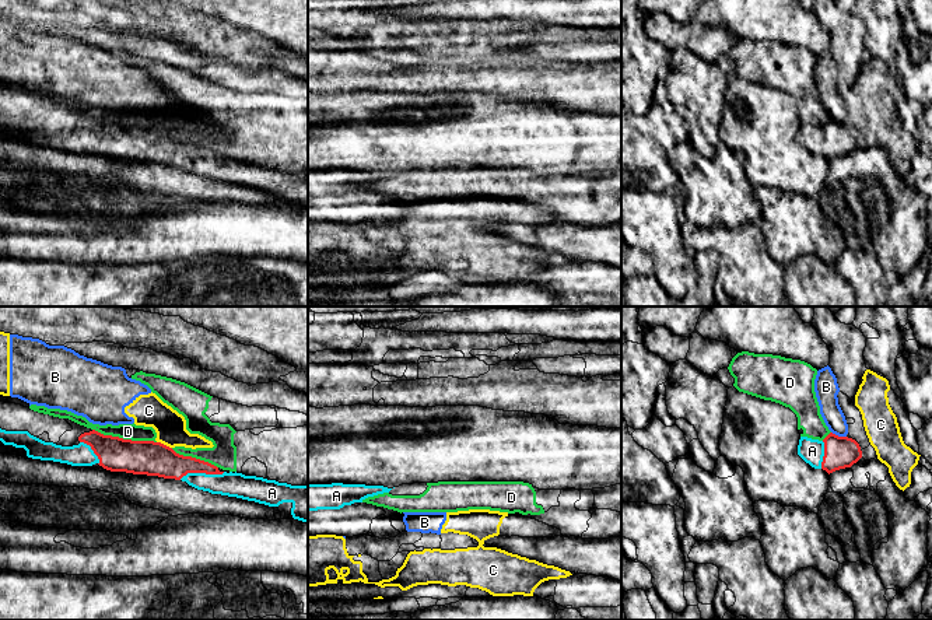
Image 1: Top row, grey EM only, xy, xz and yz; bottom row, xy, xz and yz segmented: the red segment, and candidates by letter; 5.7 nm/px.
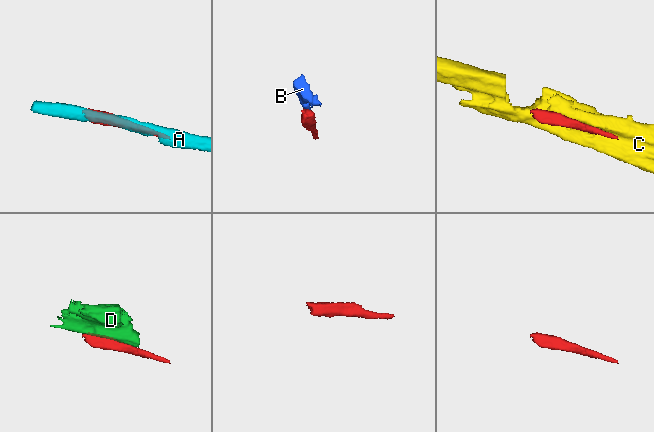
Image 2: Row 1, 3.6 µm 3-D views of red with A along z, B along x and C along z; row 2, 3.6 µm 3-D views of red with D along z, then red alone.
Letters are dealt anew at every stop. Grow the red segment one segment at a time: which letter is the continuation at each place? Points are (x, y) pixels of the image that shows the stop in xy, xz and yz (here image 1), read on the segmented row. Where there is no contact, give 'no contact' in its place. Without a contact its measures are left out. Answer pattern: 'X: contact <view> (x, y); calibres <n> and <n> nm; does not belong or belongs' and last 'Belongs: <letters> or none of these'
A: contact xy (202, 472); calibres 180 and 140 nm; belongs
B: contact yz (837, 435); calibres 190 and 120 nm; does not belong
C: contact xy (163, 444); calibres 200 and 190 nm; does not belong
D: contact xy (125, 440); calibres 200 and 100 nm; does not belong
Belongs: A

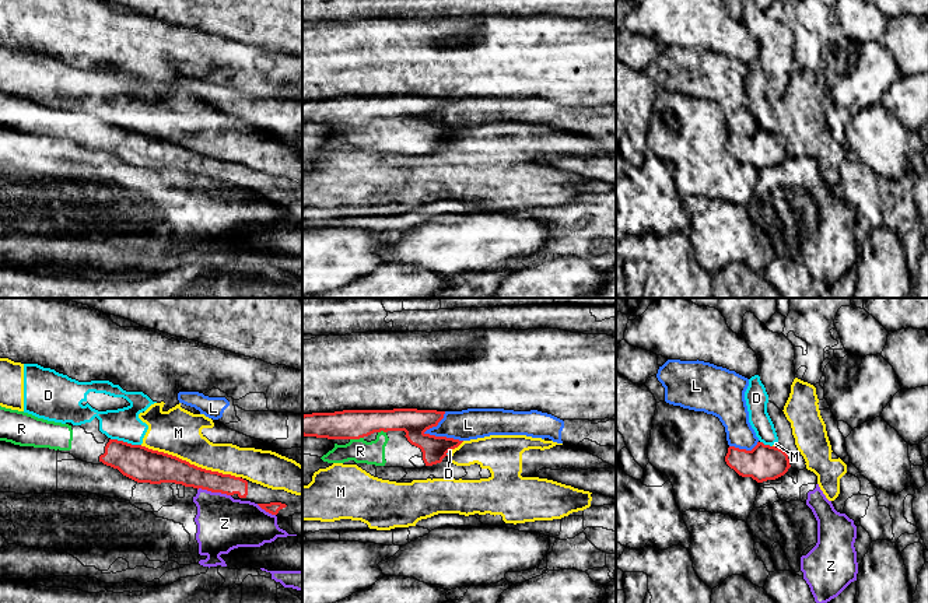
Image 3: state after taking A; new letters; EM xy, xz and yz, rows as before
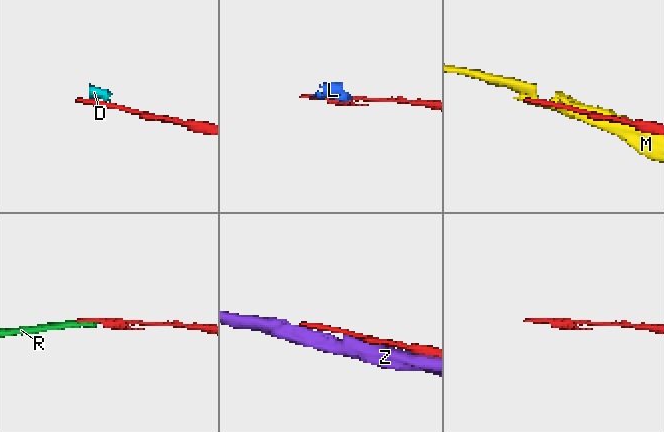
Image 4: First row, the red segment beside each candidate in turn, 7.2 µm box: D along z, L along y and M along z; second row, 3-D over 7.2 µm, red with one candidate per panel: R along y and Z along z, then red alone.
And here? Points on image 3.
D: contact xy (126, 442); calibres 200 and 190 nm; does not belong
L: contact xz (443, 437); calibres 160 and 180 nm; does not belong
M: contact xy (189, 463); calibres 190 and 260 nm; does not belong
R: contact xz (356, 438); calibres 180 and 140 nm; belongs
Z: contact xy (214, 491); calibres 140 and 300 nm; does not belong
Belongs: R

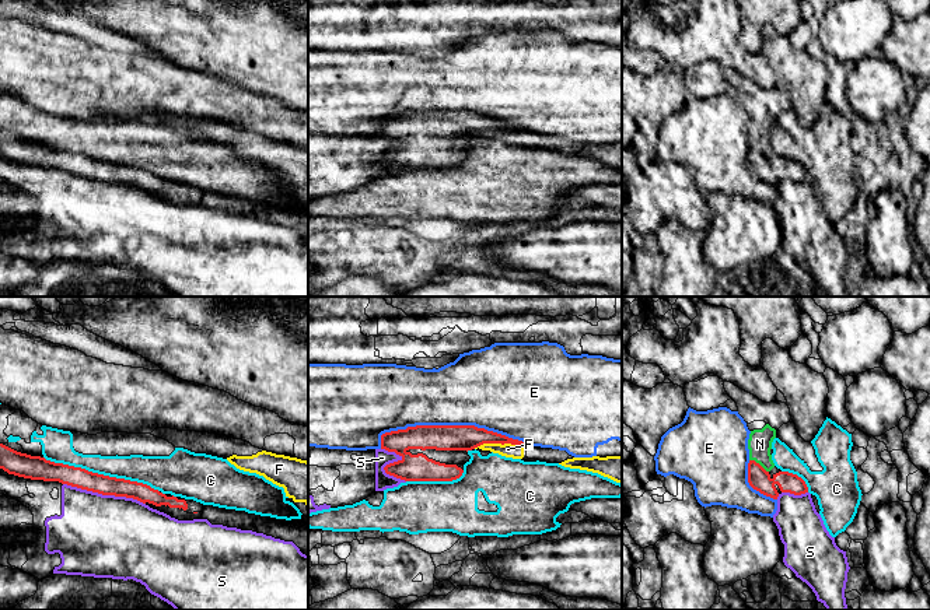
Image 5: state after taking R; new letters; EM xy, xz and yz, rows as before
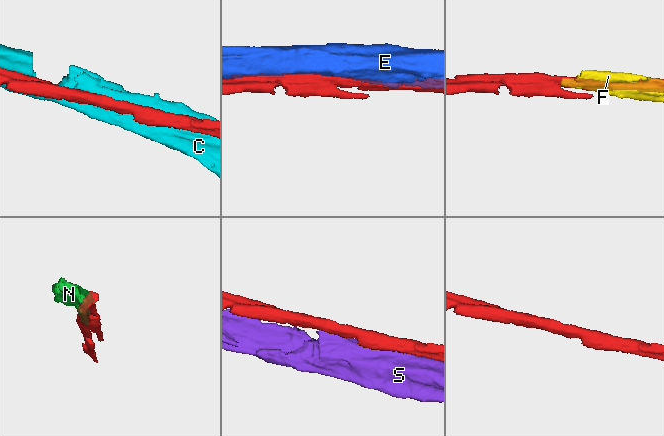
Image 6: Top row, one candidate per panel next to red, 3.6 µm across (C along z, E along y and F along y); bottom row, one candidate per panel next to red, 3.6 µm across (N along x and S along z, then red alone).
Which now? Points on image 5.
C: contact xy (101, 474); calibres 120 and 160 nm; does not belong
E: contact xz (454, 426); calibres 140 and 420 nm; does not belong
F: contact xz (497, 442); calibres 140 and 80 nm; does not belong
N: contact yz (758, 463); calibres 120 and 140 nm; does not belong
S: contact xy (104, 494); calibres 120 and 480 nm; does not belong
Belongs: none of these

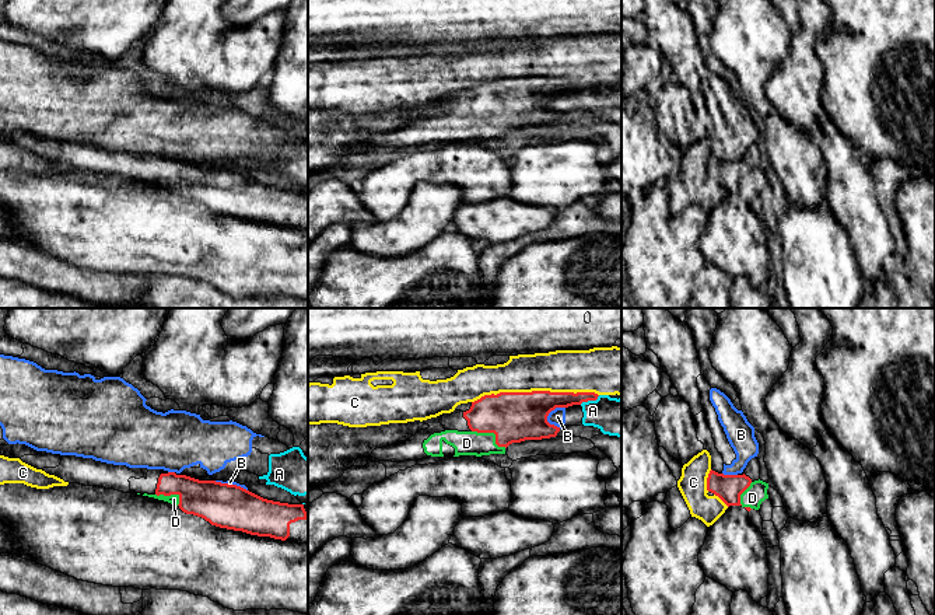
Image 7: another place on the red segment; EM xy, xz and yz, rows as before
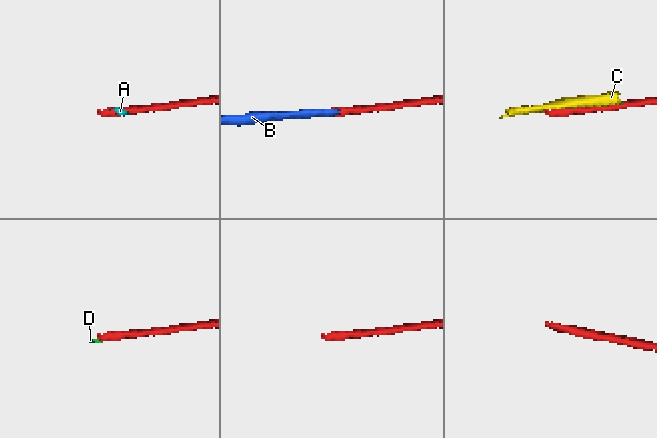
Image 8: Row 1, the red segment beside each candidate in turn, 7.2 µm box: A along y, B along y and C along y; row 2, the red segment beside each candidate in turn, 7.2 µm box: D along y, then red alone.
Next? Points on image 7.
A: contact xz (589, 399); calibres 120 and 220 nm; does not belong
B: contact xz (553, 409); calibres 280 and 90 nm; does not belong
C: contact xz (535, 391); calibres 280 and 240 nm; does not belong
D: contact xz (493, 432); calibres 280 and 140 nm; belongs
Belongs: D

